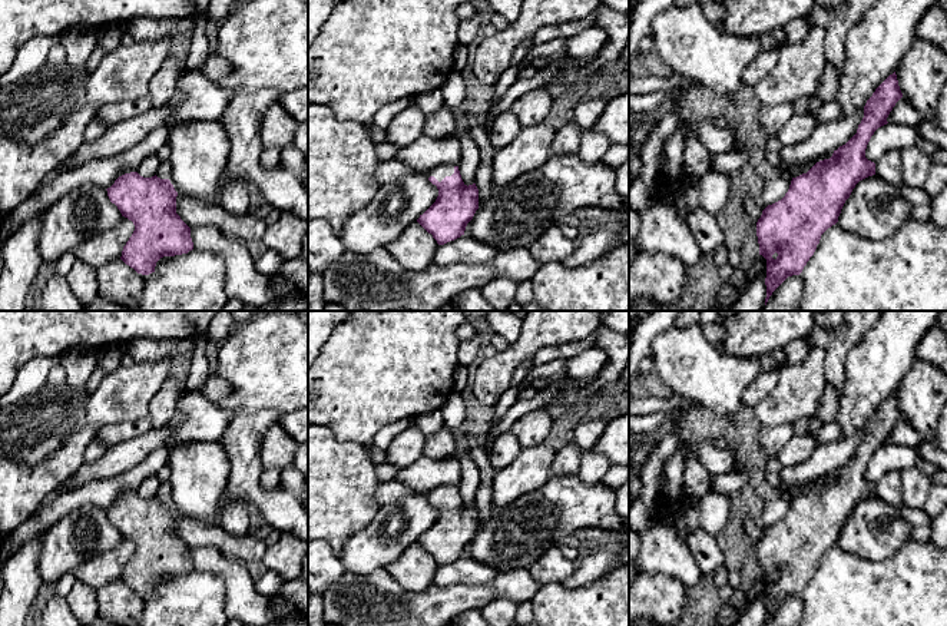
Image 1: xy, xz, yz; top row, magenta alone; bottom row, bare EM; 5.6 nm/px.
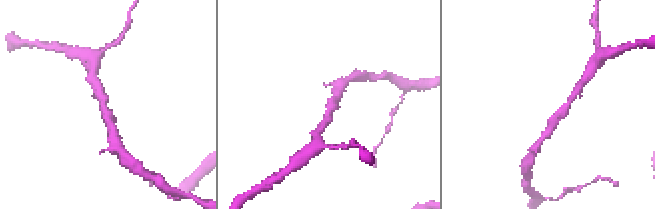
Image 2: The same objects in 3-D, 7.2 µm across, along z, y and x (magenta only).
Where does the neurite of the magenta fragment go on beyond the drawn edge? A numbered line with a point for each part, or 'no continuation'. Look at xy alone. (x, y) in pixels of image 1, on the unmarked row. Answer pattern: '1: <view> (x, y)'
no continuation

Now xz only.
1: xz (444, 490)

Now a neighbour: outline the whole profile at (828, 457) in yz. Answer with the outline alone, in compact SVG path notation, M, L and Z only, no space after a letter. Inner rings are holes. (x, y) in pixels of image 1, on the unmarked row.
M864 428L840 441L815 446L808 460L797 466L784 467L781 474L784 488L779 490L781 494L774 500L764 501L762 519L766 527L785 517L792 501L789 491L794 487L802 486L818 476L834 473L845 466L857 454L862 438Z

